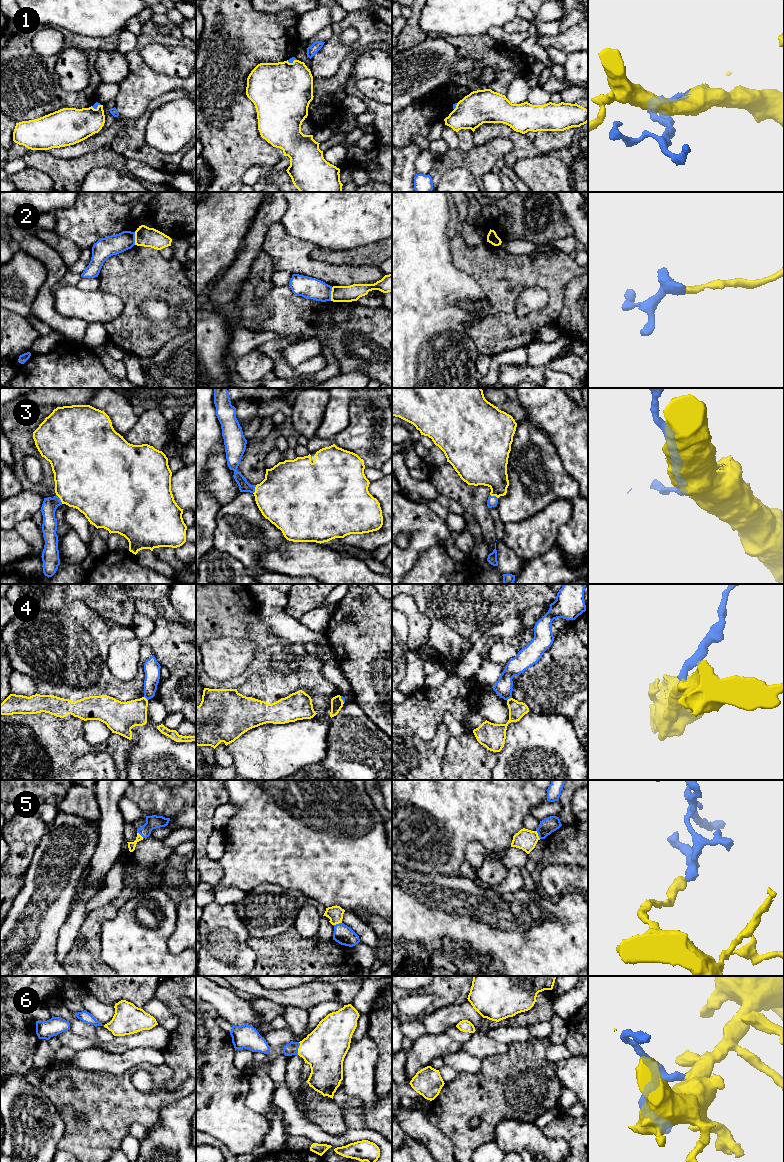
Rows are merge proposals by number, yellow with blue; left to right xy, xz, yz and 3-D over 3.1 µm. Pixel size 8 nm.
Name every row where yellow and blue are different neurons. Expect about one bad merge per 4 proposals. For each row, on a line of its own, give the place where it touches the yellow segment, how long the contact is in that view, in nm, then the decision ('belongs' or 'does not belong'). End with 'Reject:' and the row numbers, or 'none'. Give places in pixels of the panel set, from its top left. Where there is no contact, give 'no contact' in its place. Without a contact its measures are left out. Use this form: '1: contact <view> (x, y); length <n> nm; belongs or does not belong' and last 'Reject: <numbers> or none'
1: contact xy (95, 109); length 80 nm; belongs
2: contact xz (331, 294); length 110 nm; does not belong
3: contact xy (60, 499); length 90 nm; belongs
4: contact yz (510, 698); length 50 nm; does not belong
5: contact xz (337, 923); length 80 nm; belongs
6: contact xz (298, 1048); length 110 nm; belongs
Reject: 2, 4

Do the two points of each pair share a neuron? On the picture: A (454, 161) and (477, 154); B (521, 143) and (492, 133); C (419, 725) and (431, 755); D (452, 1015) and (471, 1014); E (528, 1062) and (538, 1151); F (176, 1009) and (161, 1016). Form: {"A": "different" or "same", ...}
{"A": "same", "B": "same", "C": "different", "D": "same", "E": "different", "F": "different"}

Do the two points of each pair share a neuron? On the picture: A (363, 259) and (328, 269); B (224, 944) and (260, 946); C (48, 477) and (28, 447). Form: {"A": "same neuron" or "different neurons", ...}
{"A": "different neurons", "B": "different neurons", "C": "same neuron"}

